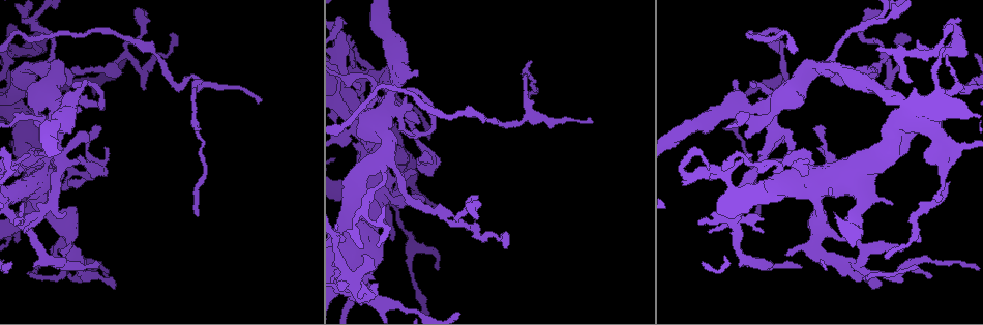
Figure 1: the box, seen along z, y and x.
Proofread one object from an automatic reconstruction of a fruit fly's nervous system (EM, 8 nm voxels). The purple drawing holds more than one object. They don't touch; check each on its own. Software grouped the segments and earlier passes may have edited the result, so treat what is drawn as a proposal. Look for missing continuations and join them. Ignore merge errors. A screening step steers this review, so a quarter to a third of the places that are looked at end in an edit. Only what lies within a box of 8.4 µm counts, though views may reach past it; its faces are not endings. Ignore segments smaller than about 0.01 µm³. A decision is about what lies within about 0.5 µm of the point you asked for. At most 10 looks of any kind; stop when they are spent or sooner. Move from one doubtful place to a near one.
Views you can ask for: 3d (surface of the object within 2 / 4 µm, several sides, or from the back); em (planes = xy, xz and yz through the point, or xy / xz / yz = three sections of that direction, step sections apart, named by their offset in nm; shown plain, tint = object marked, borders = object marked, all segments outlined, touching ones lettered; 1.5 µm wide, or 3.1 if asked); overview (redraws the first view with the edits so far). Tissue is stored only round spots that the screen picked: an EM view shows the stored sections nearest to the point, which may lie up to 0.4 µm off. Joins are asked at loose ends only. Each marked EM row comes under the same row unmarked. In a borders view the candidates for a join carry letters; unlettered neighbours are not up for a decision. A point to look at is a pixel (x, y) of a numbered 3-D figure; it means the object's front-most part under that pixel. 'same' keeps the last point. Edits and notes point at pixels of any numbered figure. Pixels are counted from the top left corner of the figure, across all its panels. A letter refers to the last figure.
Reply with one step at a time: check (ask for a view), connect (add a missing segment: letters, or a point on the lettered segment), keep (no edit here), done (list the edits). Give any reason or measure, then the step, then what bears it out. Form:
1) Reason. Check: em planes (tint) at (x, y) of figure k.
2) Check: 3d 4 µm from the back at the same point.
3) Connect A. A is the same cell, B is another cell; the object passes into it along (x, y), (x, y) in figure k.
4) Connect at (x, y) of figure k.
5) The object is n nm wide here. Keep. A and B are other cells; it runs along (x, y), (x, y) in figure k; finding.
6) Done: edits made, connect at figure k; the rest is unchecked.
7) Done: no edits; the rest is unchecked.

Free end. Check: em xy step 4 (tint) at (959, 20) of figure 1.

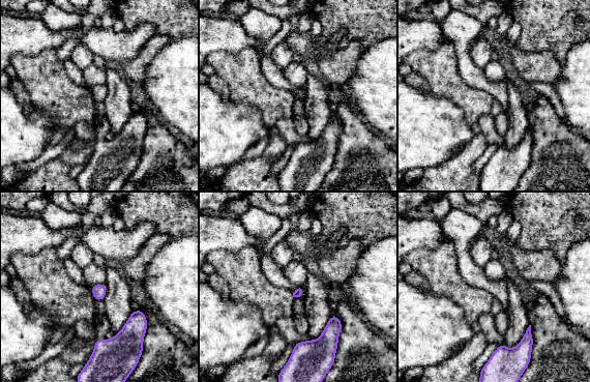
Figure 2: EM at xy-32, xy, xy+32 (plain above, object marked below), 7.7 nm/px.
Check: em planes (borders) at the same point.

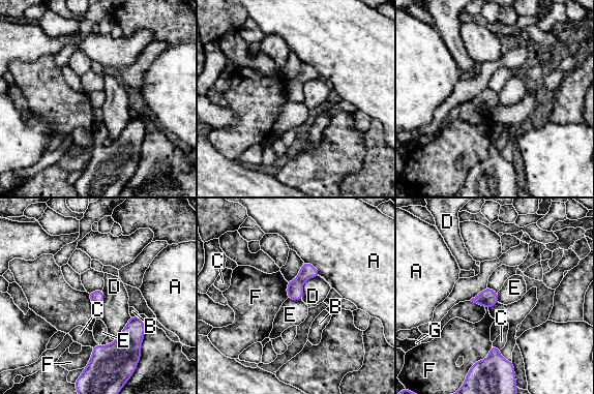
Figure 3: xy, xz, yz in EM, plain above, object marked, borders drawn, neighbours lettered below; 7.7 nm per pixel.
Connect E. E is the same cell, A, B, C, D, F and G are other cells; it goes on there.

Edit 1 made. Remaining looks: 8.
See it whole again. Check: overview.

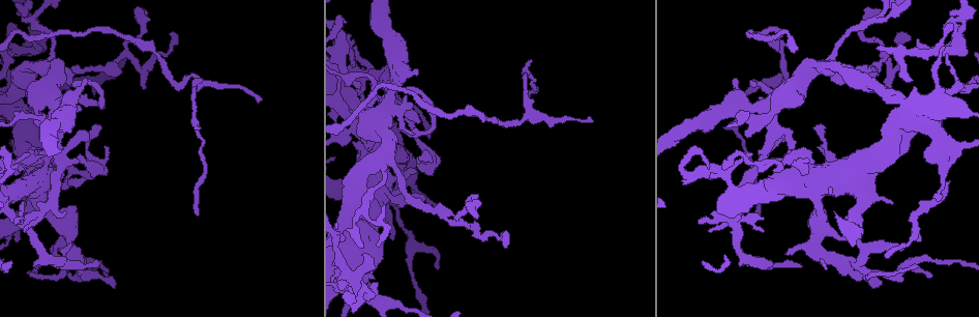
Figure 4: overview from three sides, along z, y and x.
Free end. Check: 3d 2 µm at (364, 97) of figure 4.

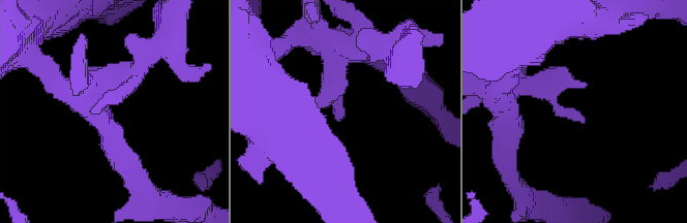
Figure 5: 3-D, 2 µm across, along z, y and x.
Now the EM. Check: em xy step 8 (tint) at (582, 119) of figure 5.

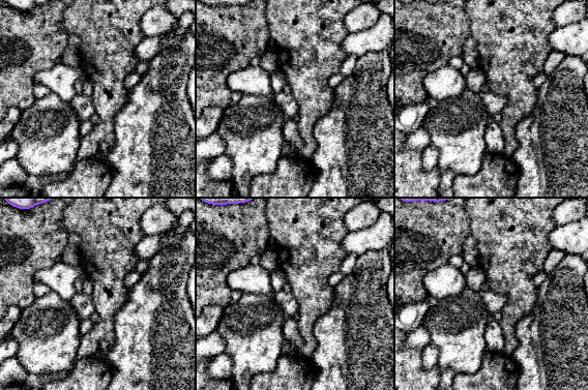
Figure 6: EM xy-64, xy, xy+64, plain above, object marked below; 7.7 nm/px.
Another direction. Check: em planes (borders) at the same point.

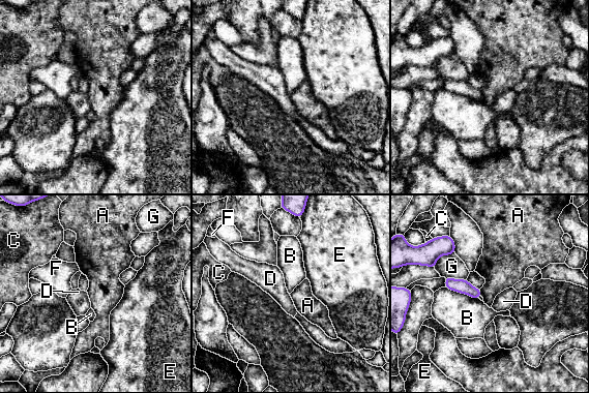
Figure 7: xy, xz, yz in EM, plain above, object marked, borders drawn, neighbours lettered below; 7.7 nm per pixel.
The longest contact is with B, 280 nm. Keep. A, B, C, D, E, F and G are other cells; a border runs along (479, 290), (481, 296) in figure 7; no lettered segment goes on from it.

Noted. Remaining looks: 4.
An open end. Check: em xy step 8 (borders) at (948, 181) of figure 4.

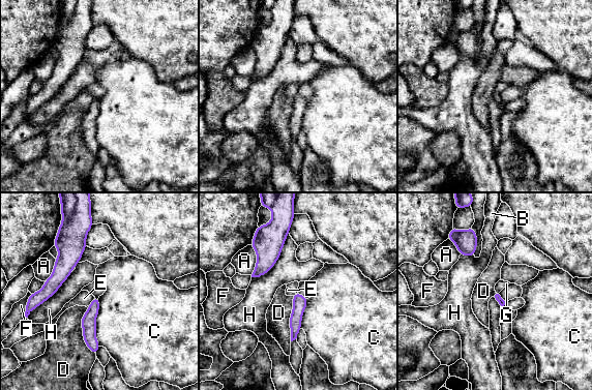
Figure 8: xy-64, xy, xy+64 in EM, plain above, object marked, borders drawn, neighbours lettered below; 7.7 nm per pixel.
Cut it another way. Check: em planes (borders) at the same point.

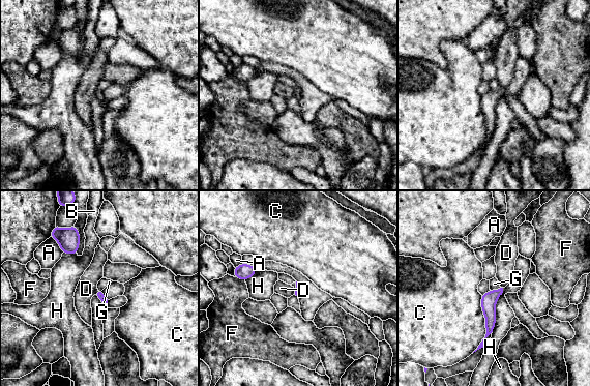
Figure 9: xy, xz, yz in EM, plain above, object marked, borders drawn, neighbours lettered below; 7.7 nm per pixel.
Keep. A, B, C, D, F, G and H are other cells; a border runs along (500, 287), (490, 290) in figure 9; no lettered segment goes on from it.

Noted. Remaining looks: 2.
Tapers out. Check: 3d 4 µm from the back at (104, 146) of figure 4.

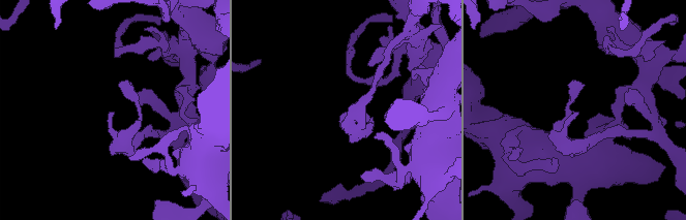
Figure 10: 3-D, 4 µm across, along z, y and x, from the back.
Check: em planes (borders) at (345, 113) of figure 10.

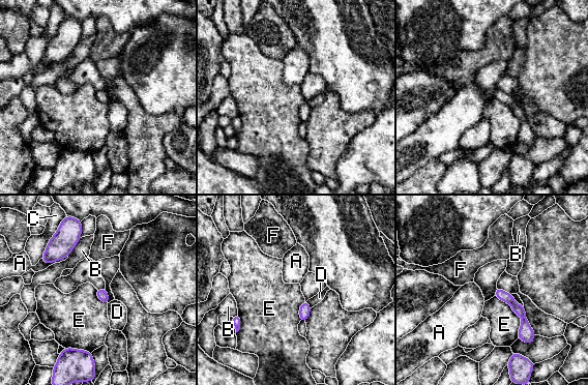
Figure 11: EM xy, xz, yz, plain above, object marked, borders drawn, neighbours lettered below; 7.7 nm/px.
Keep. A, B, C, D, E and F are other cells; no lettered segment goes on from it.

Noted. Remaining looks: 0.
Done: edits made, connect at figure 3; the rest is unchecked.

